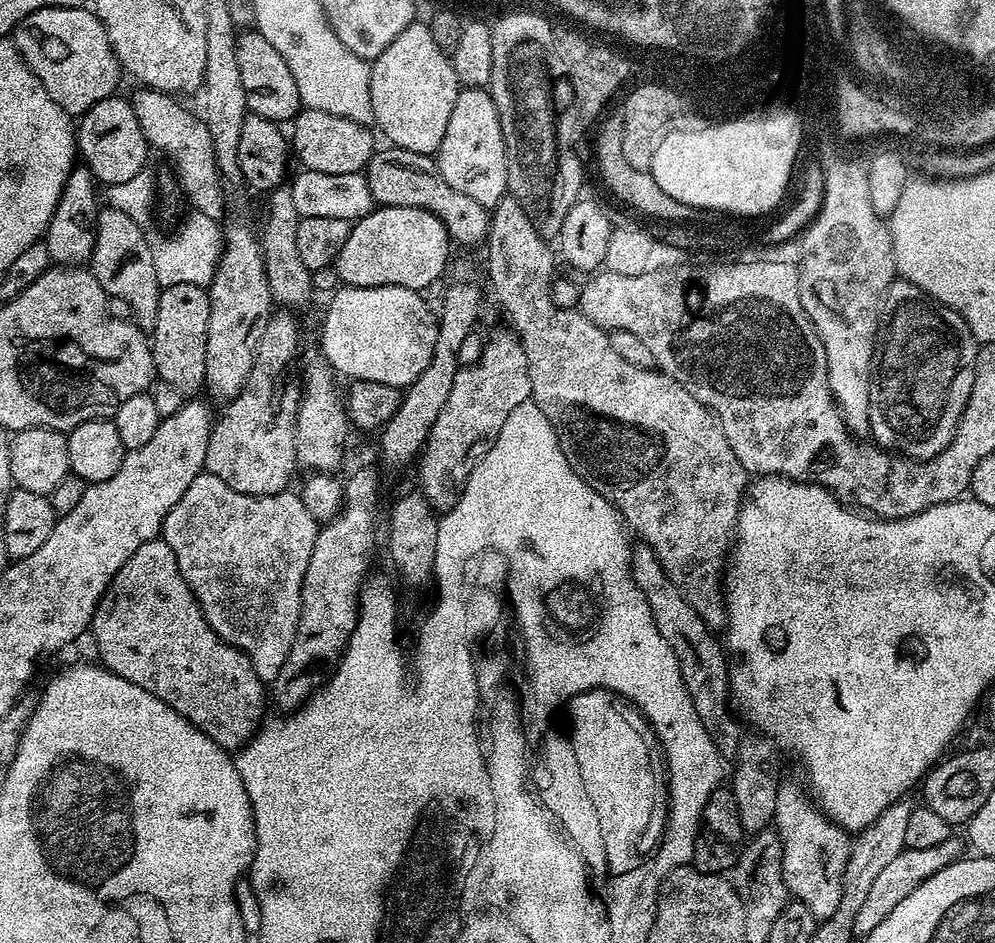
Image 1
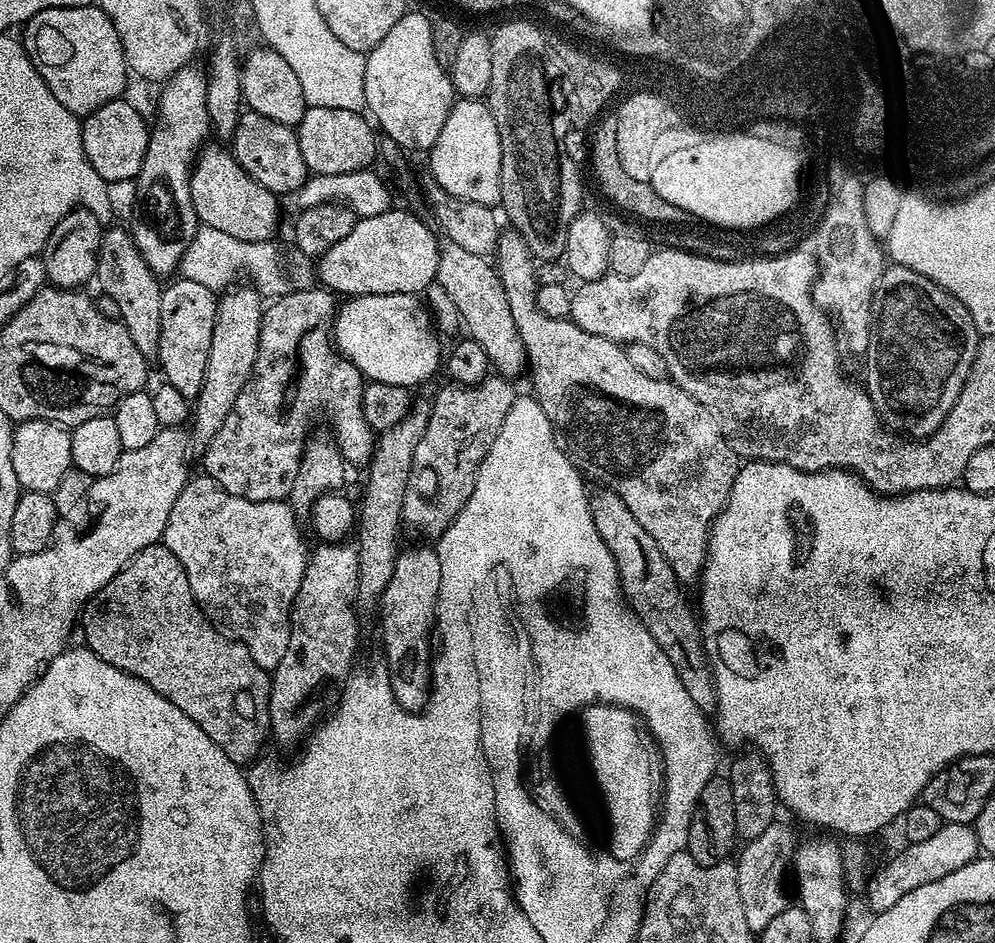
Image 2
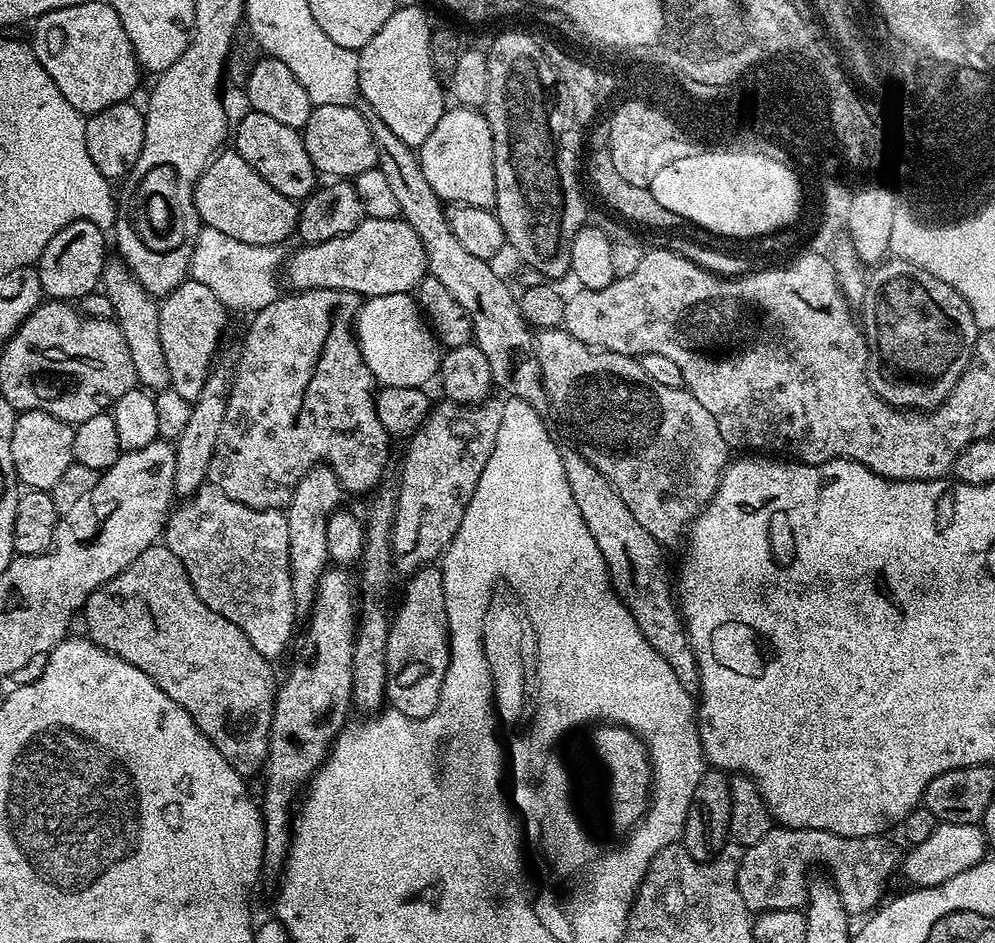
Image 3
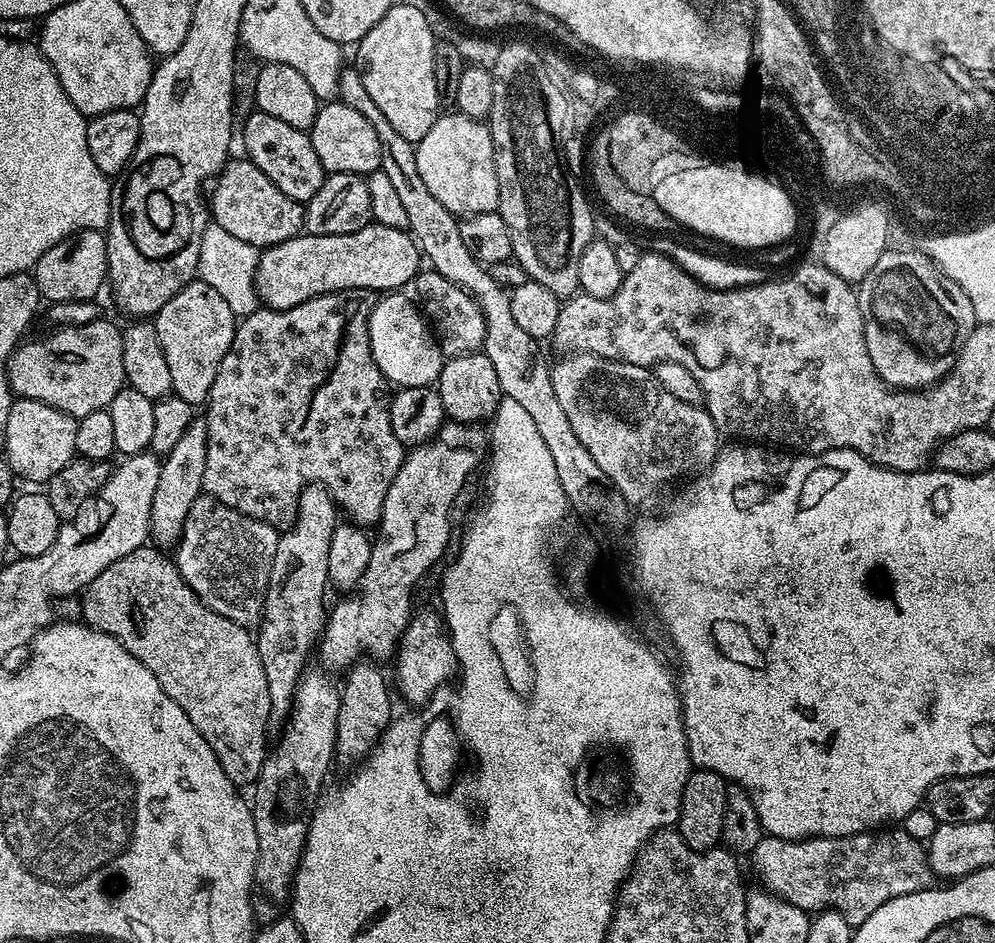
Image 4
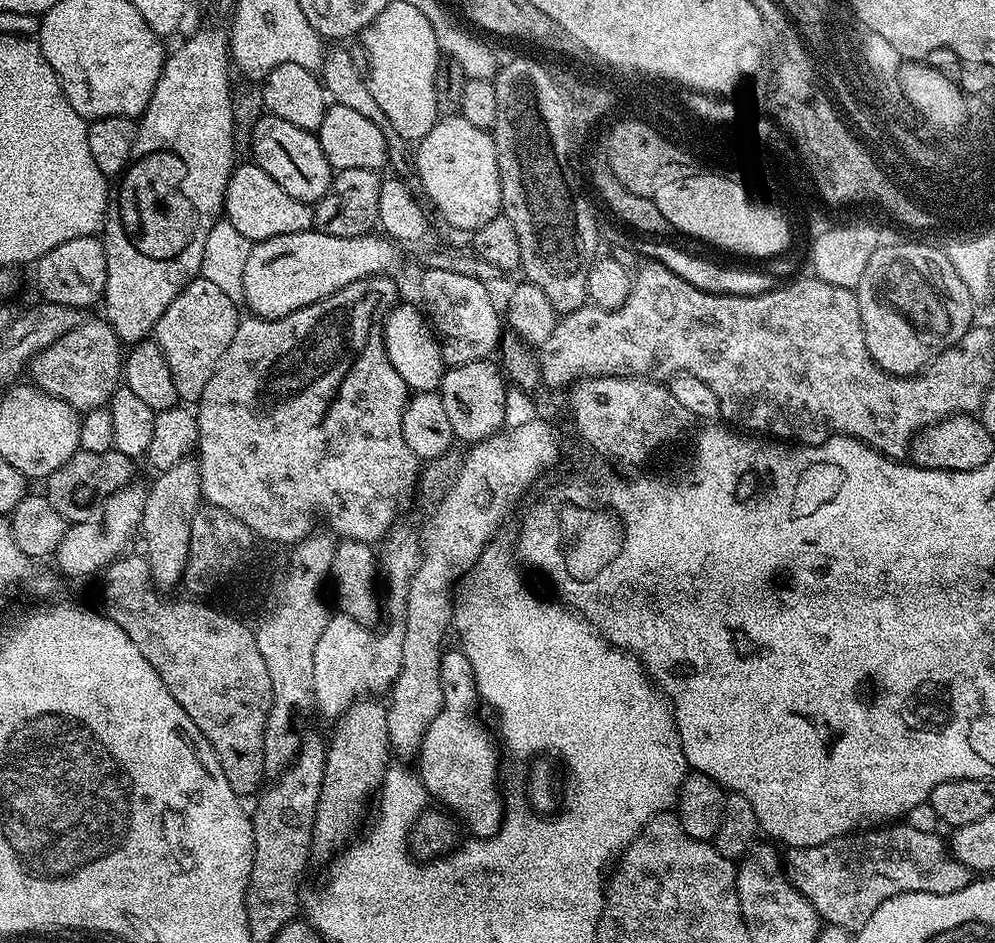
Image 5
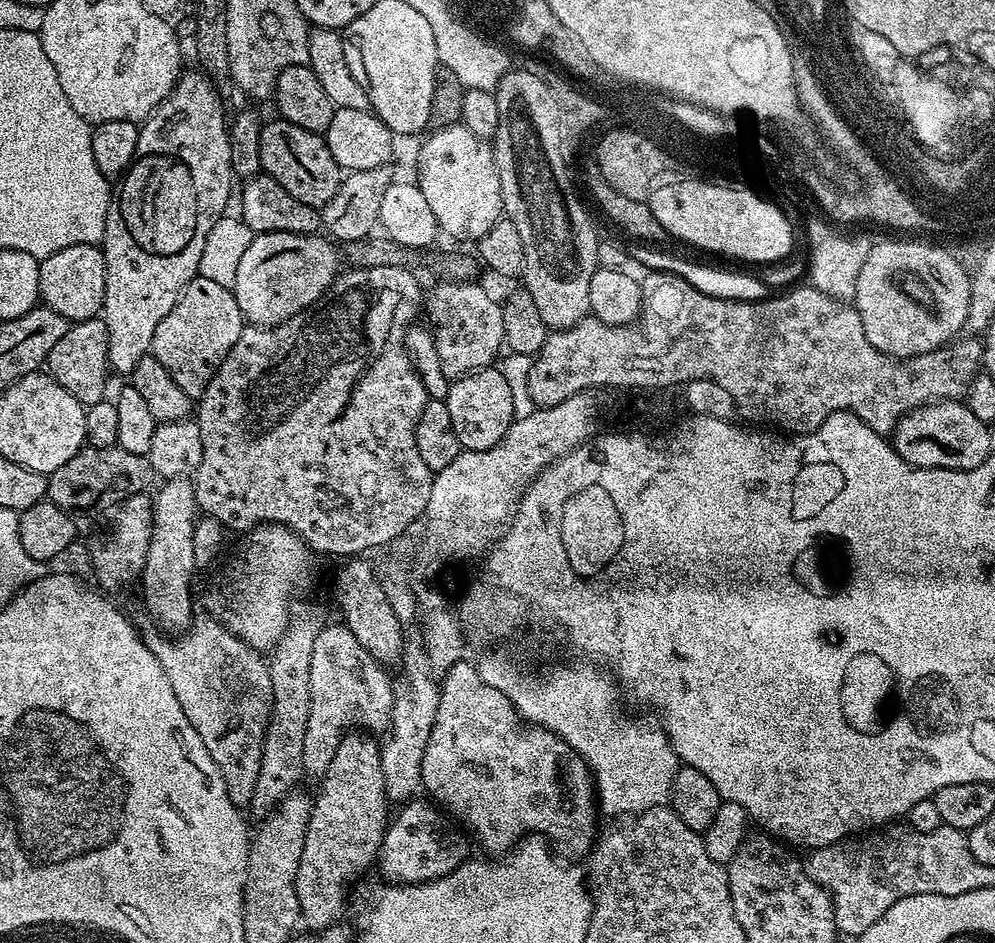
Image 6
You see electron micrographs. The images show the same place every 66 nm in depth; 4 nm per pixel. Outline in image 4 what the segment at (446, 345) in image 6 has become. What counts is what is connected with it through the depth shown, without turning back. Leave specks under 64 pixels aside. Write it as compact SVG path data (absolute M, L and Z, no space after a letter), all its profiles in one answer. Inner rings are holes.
M431 270L417 272L414 281L415 299L424 318L431 325L435 338L445 358L480 352L486 338L486 322L478 302L466 290L462 290L450 278Z

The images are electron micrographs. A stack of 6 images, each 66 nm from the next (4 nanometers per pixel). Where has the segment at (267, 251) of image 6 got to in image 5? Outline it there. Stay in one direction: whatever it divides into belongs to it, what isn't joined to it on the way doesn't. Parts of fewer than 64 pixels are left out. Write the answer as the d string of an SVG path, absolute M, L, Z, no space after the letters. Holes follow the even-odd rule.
M317 230L298 234L282 234L278 238L269 240L257 240L251 245L245 269L242 271L243 303L248 303L247 311L251 315L261 316L264 320L280 320L286 314L294 314L294 310L302 310L338 290L342 290L342 286L350 286L350 282L364 280L367 276L392 274L396 263L400 260L400 252L396 248L399 247L383 234L332 237L328 233Z

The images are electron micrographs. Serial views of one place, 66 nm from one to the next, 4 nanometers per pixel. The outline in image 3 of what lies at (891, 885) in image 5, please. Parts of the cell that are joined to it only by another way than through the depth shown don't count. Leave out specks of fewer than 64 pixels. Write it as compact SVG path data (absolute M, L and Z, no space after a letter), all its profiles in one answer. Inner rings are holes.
M773 826L758 843L744 849L744 856L738 866L738 894L742 894L742 902L746 902L752 914L803 909L810 883L809 877L804 877L804 871L808 864L821 864L829 872L825 873L838 890L842 906L846 906L849 917L863 917L885 899L888 879L895 872L897 875L902 860L901 853L896 853L895 846L888 838L884 834L839 836L813 828Z

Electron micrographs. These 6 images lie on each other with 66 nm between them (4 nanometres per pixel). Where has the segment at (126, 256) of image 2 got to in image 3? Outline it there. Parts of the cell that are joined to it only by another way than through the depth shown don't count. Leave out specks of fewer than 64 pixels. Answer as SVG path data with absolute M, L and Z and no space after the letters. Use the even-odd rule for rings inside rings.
M120 258L109 259L105 263L104 273L100 282L102 291L110 298L110 302L114 302L114 310L116 311L114 319L126 338L126 346L130 346L130 359L134 361L134 374L137 381L148 390L167 388L170 382L170 369L166 366L166 357L162 355L162 338L158 338L158 314L160 313L160 306L157 297L150 295L140 285L131 269Z

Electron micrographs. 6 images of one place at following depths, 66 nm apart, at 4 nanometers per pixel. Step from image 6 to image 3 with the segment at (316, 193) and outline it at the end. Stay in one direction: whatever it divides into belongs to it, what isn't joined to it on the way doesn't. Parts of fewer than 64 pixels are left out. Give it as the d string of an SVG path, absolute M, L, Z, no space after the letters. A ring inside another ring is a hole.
M251 110L245 113L234 124L235 152L246 158L246 162L250 162L250 166L254 166L254 170L258 170L258 174L262 174L262 178L266 178L266 182L270 182L270 186L278 190L278 194L286 194L286 198L297 202L305 201L318 188L318 173L314 162L310 162L310 154L306 154L303 135L267 114L258 114Z

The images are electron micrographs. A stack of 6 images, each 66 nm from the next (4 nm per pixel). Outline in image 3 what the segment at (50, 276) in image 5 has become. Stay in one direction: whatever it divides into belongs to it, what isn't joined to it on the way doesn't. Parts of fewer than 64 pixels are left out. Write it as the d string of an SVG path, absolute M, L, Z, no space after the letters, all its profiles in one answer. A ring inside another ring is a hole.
M89 220L70 222L50 242L46 242L46 250L42 250L38 263L38 278L42 282L45 297L53 300L79 302L82 297L101 287L100 279L104 273L106 255L104 256L105 229L94 226Z

